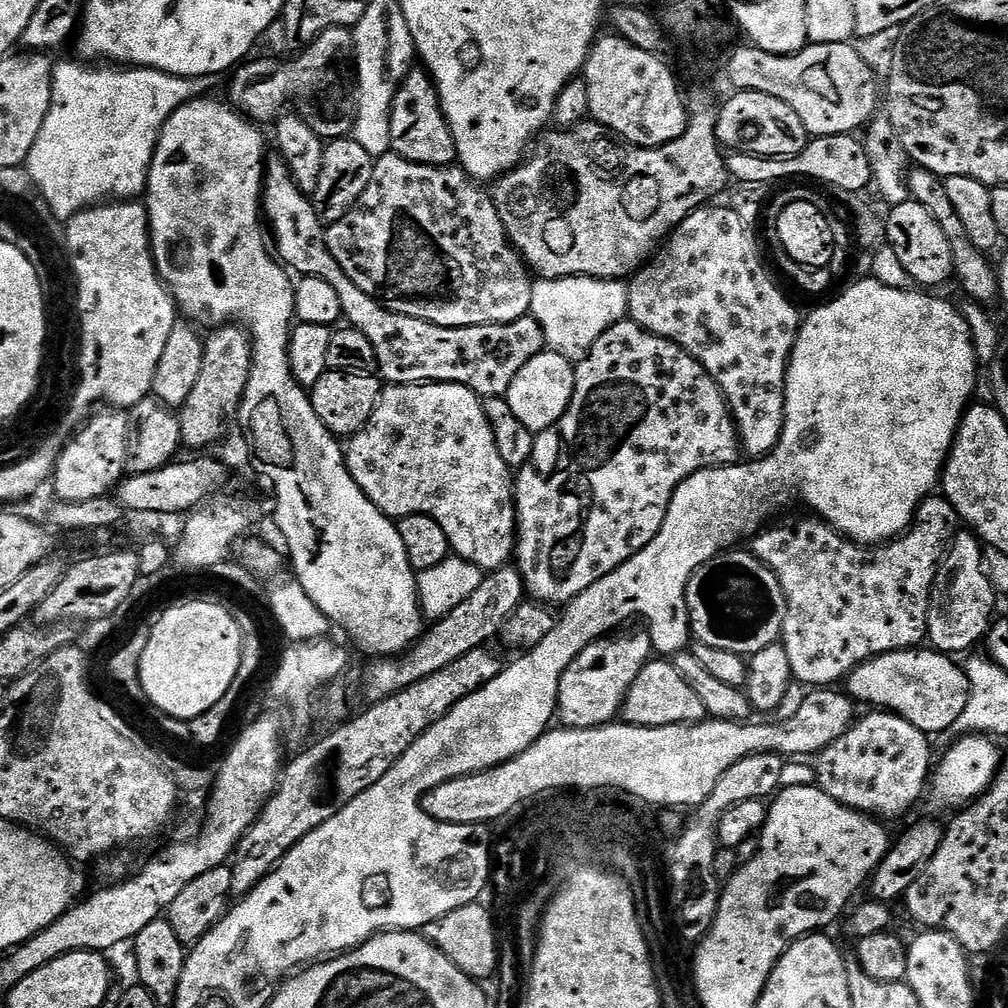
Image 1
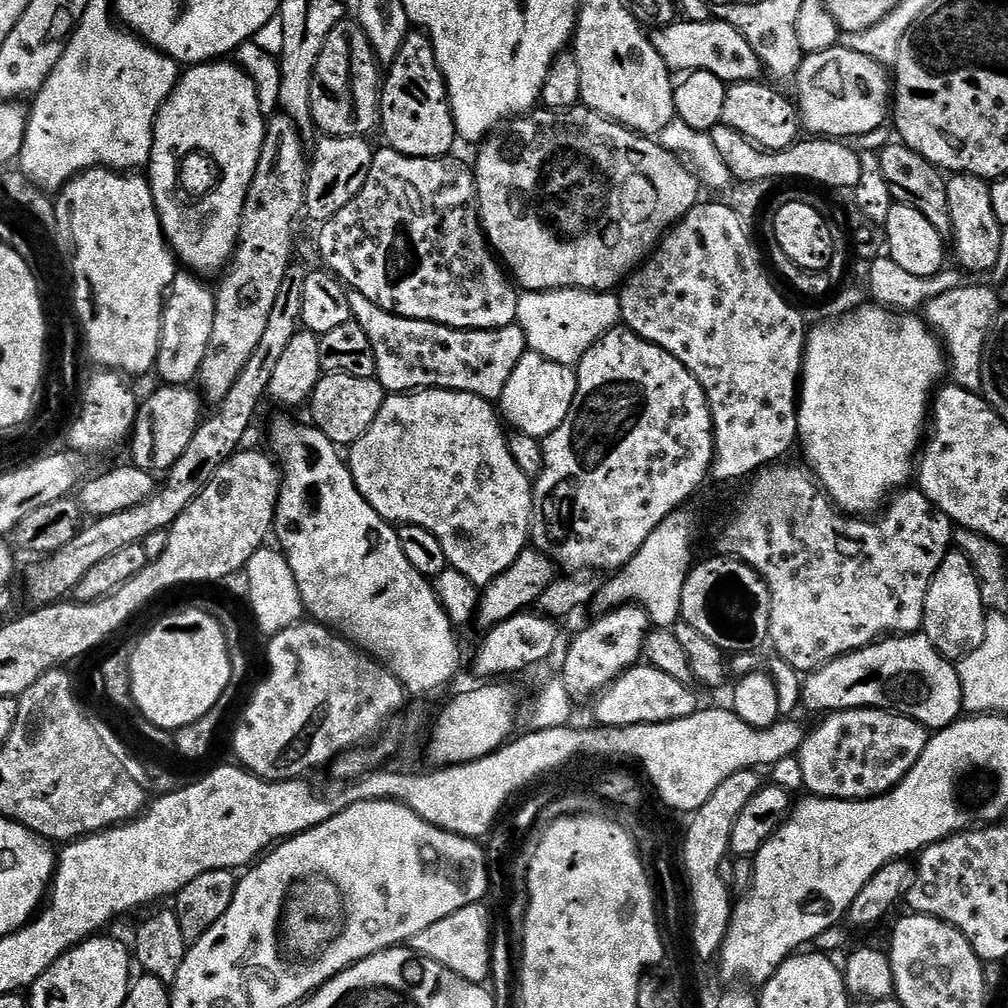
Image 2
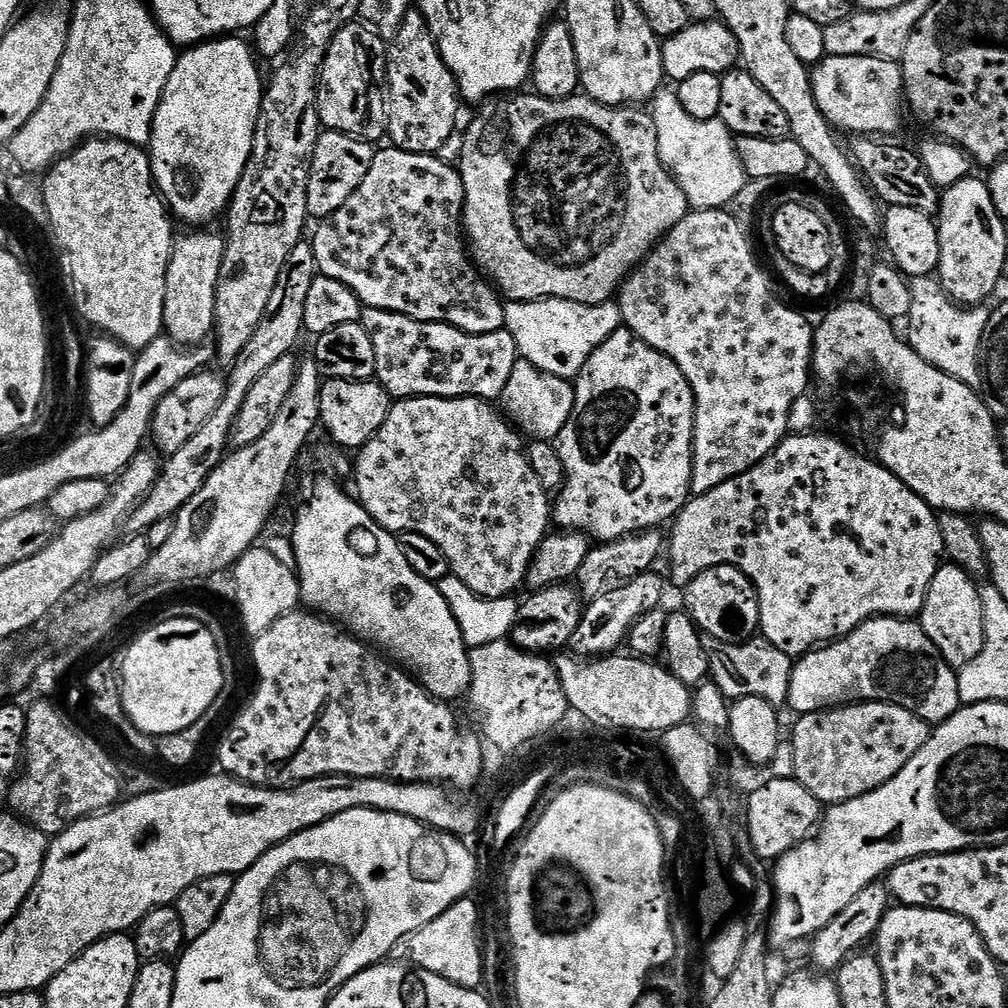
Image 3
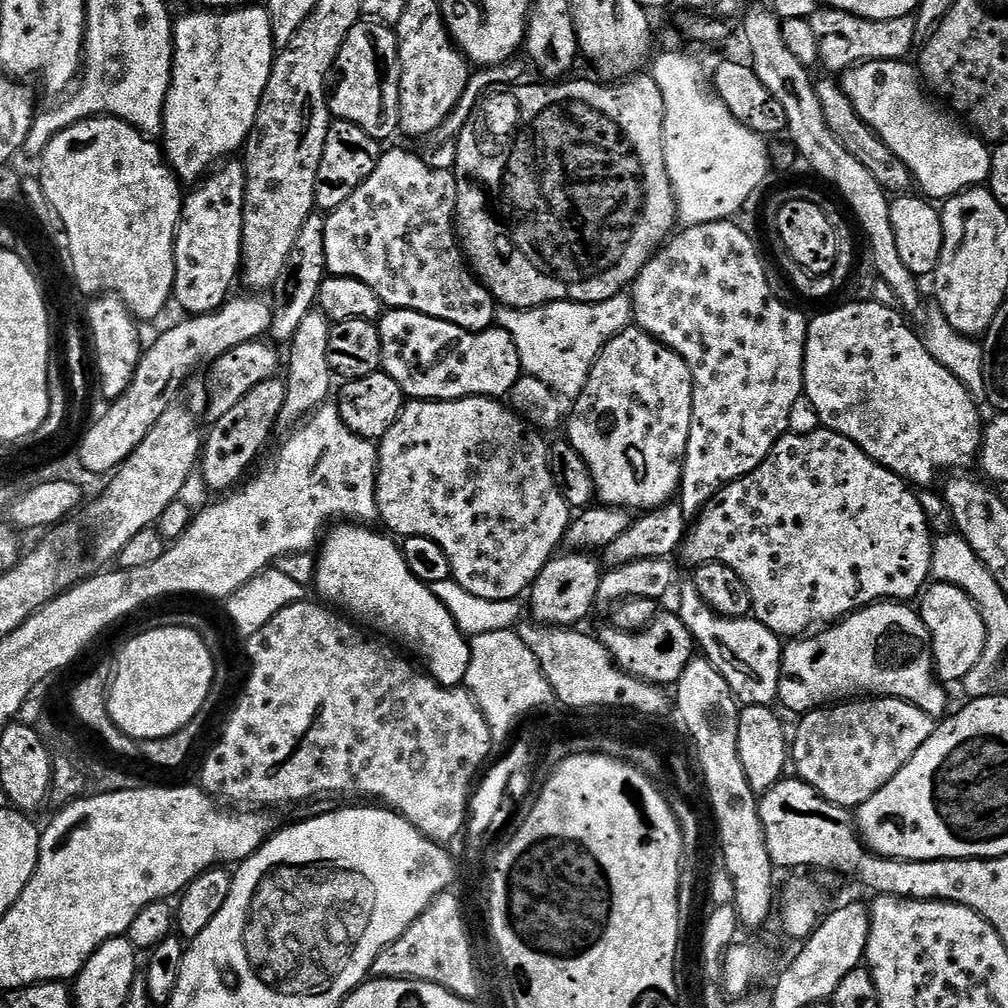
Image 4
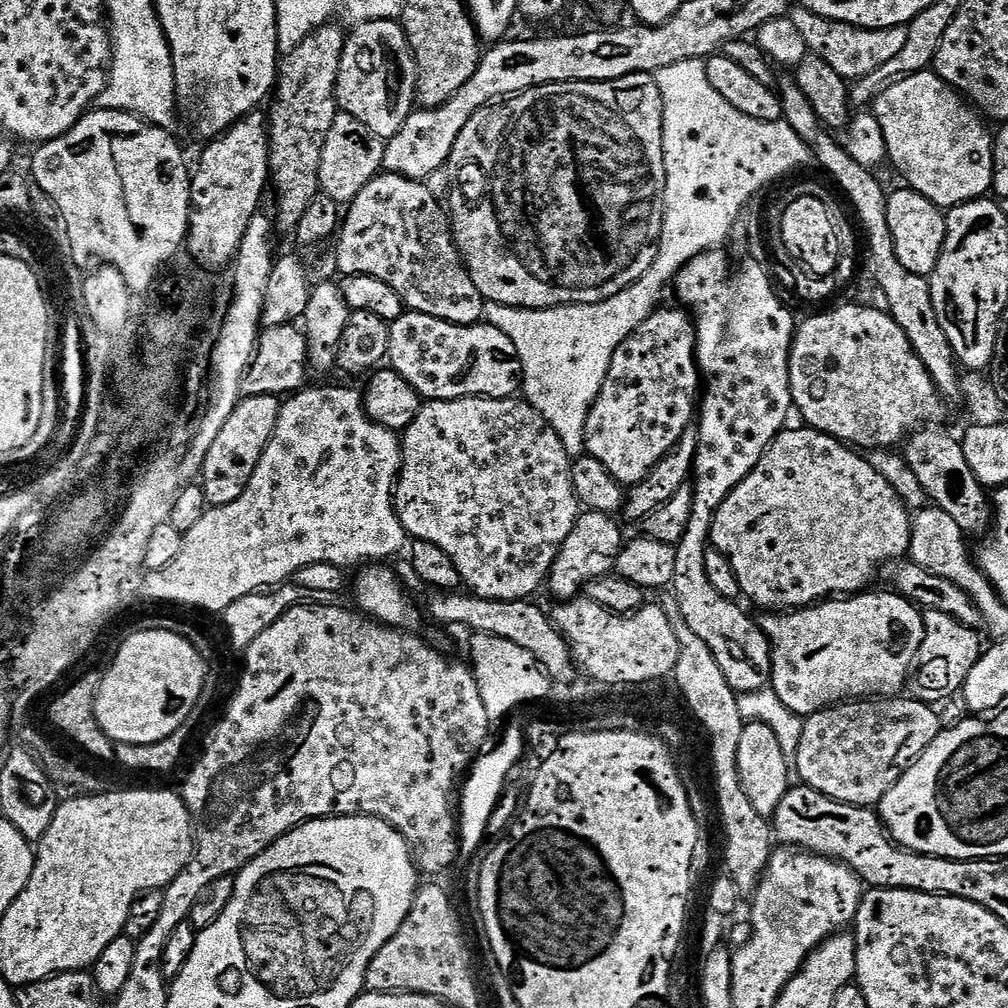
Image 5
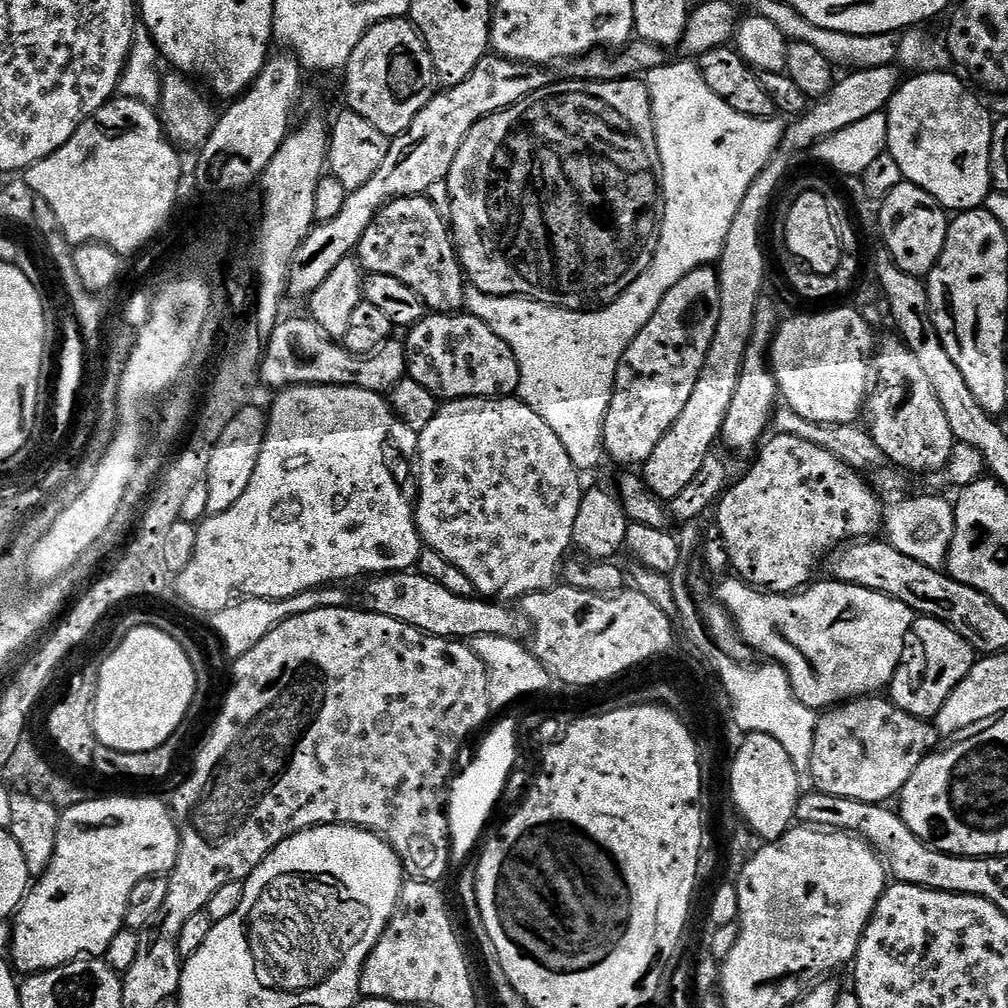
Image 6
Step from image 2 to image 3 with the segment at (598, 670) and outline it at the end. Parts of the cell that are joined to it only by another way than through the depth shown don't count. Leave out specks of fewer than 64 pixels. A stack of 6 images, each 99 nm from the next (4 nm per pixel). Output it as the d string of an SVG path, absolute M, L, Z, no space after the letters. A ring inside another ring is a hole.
M655 571L644 572L638 578L626 582L626 586L618 590L610 590L610 594L602 594L602 598L587 601L582 622L578 622L578 630L574 630L574 638L570 645L571 651L581 658L599 658L615 653L625 647L628 632L650 610L661 607L660 599L664 596L666 580L655 576Z

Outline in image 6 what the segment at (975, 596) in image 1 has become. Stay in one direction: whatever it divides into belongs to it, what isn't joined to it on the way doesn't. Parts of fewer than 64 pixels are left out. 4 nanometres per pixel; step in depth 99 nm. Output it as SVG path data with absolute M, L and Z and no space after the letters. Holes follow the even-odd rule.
M929 616L919 617L913 623L911 635L914 637L914 644L916 640L924 655L924 664L916 664L911 668L908 662L901 663L890 685L890 699L899 708L906 710L906 714L934 718L942 710L946 698L950 698L954 686L958 686L958 682L966 678L966 674L976 663L978 654L966 642L966 638Z

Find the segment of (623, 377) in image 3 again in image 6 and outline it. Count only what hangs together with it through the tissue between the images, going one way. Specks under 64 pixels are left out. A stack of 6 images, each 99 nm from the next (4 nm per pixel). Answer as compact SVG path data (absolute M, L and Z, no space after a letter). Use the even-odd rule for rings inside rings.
M705 266L686 274L686 278L682 278L682 282L678 282L678 286L674 286L674 290L666 294L666 298L662 298L662 306L654 310L654 318L646 322L638 338L630 342L626 354L620 359L616 385L604 419L603 451L609 457L612 455L618 463L628 464L624 466L643 466L650 454L654 454L654 446L658 446L658 442L662 442L662 434L666 434L666 430L670 430L670 426L678 422L678 416L690 400L699 372L706 362L718 320L719 278L715 267Z

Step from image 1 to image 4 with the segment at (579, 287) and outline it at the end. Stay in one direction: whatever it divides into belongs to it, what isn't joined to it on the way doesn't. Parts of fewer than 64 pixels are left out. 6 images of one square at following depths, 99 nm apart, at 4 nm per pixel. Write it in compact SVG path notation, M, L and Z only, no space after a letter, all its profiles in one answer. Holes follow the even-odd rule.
M621 294L597 304L563 300L557 304L545 304L543 308L501 307L495 323L514 338L521 369L527 375L540 379L561 397L575 398L586 386L586 378L600 351L633 323L632 297Z

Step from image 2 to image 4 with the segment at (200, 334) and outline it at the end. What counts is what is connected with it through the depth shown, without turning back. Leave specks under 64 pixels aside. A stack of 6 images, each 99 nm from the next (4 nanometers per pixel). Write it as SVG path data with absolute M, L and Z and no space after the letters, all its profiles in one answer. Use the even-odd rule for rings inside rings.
M224 162L219 165L211 174L204 177L191 189L192 192L183 197L182 207L180 210L180 221L176 227L176 245L174 246L174 286L172 287L172 294L175 303L180 303L180 308L189 317L194 316L208 316L211 312L217 312L223 304L233 295L232 283L237 283L238 273L240 272L240 255L242 254L242 226L244 225L244 199L246 198L246 186L248 185L248 174L240 162Z

